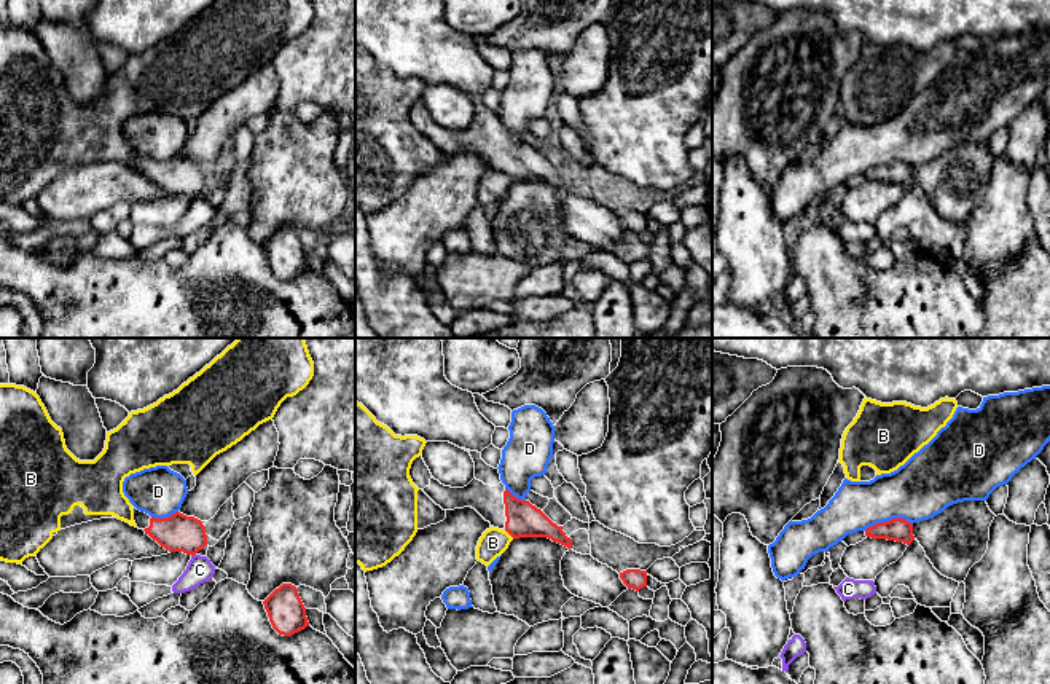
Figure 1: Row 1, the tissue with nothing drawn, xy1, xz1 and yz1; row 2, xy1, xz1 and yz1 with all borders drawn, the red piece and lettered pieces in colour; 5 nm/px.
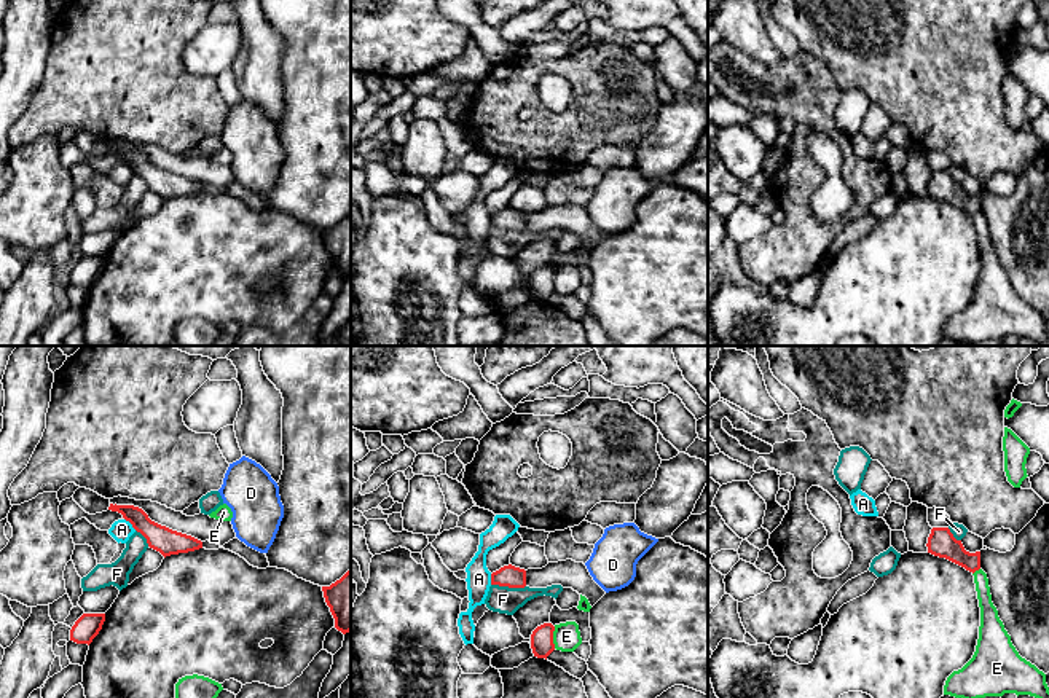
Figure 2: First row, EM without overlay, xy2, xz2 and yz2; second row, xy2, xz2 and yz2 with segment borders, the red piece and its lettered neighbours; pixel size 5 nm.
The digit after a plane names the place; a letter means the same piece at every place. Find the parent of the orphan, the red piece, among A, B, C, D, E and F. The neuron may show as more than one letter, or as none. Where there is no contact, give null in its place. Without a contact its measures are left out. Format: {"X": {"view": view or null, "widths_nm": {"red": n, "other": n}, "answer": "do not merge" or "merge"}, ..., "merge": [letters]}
{"A": {"view": "xy2", "widths_nm": {"red": 130, "other": 110}, "answer": "do not merge"}, "B": {"view": "xz1", "widths_nm": {"red": 180, "other": 140}, "answer": "do not merge"}, "C": {"view": "xy1", "widths_nm": {"red": 190, "other": 140}, "answer": "do not merge"}, "D": {"view": "yz1", "widths_nm": {"red": 120, "other": 300}, "answer": "do not merge"}, "E": {"view": "xz2", "widths_nm": {"red": 110, "other": 140}, "answer": "do not merge"}, "F": {"view": "xz2", "widths_nm": {"red": 110, "other": 140}, "answer": "do not merge"}, "merge": []}

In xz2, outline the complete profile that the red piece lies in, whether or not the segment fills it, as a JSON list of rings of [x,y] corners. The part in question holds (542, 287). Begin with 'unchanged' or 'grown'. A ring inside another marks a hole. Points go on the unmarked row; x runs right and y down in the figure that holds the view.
unchanged; [[[544,266],[532,274],[531,292],[534,300],[547,303],[547,300],[555,293],[553,274],[555,269],[552,266]]]

